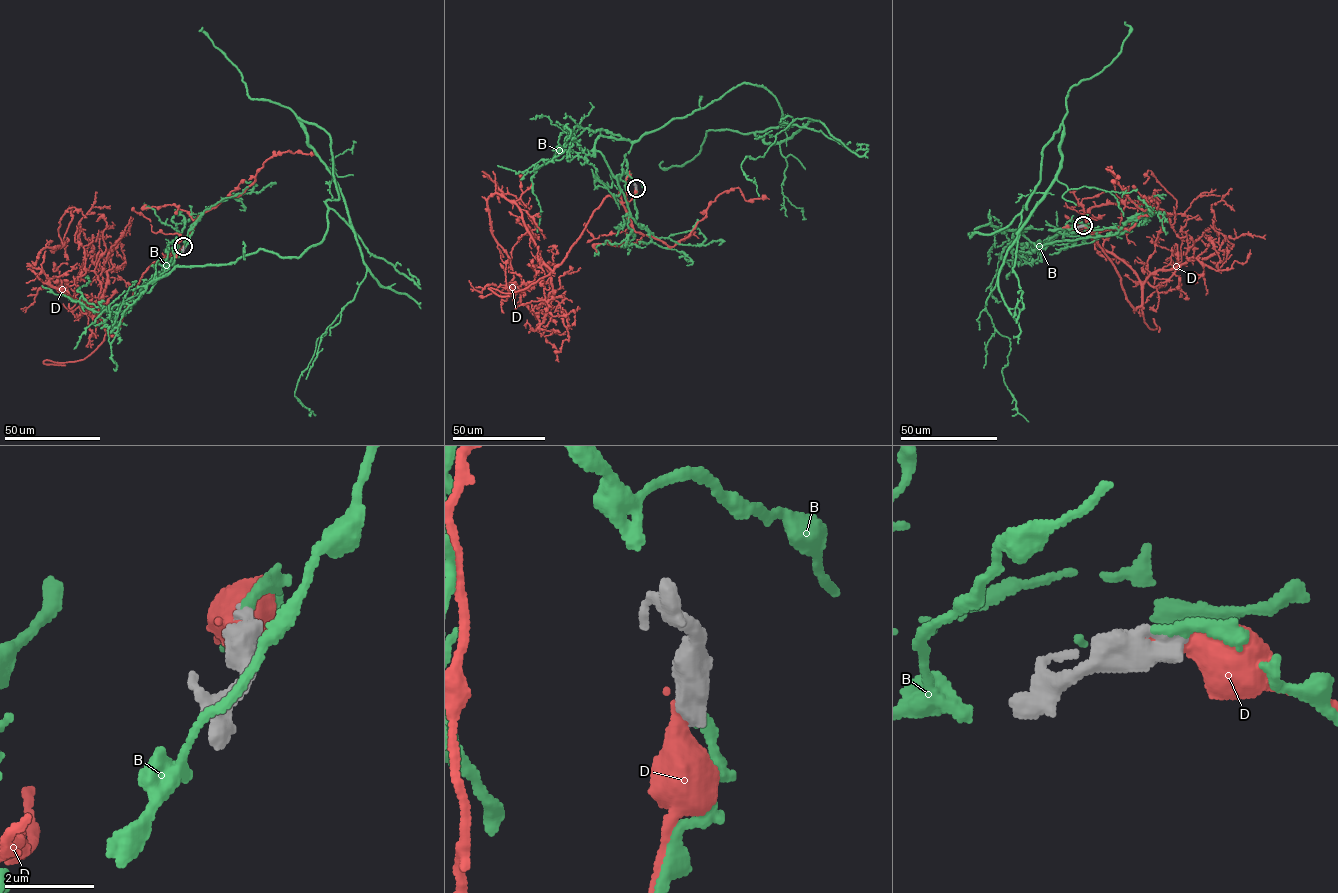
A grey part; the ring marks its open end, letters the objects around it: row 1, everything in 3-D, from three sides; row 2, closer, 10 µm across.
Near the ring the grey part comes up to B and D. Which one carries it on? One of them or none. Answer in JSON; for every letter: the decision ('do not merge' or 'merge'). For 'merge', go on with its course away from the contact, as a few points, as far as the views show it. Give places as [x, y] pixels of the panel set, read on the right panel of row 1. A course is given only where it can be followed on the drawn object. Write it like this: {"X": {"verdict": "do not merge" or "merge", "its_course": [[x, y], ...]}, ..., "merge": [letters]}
{"B": {"verdict": "merge", "its_course": [[1082, 225], [1118, 232], [1037, 246], [1030, 226], [969, 233], [1021, 215], [985, 310], [1029, 421]]}, "D": {"verdict": "do not merge"}, "merge": ["B"]}

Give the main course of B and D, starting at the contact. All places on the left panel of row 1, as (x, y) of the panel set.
B: (183, 246), (140, 292), (176, 266), (300, 257), (329, 209), (352, 228), (365, 276), (294, 393), (315, 415)
D: (183, 247), (148, 268), (110, 334), (90, 304), (33, 270), (41, 249), (63, 245), (66, 210), (84, 218)

